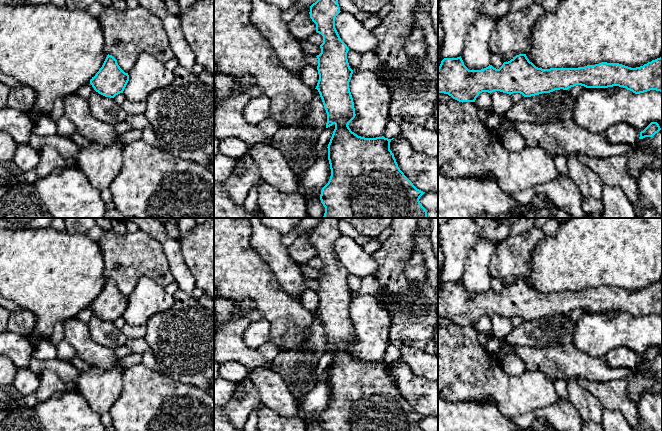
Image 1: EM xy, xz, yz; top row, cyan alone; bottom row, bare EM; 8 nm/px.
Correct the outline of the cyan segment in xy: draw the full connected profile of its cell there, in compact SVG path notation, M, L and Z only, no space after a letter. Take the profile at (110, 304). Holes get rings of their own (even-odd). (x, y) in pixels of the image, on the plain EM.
M107 279L102 291L90 304L90 308L96 316L114 322L123 317L129 305L128 297L125 297L112 279Z

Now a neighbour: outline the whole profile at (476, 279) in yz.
M480 233L474 247L466 258L466 270L461 282L469 294L481 294L489 290L491 284L490 263L495 252L495 244Z

